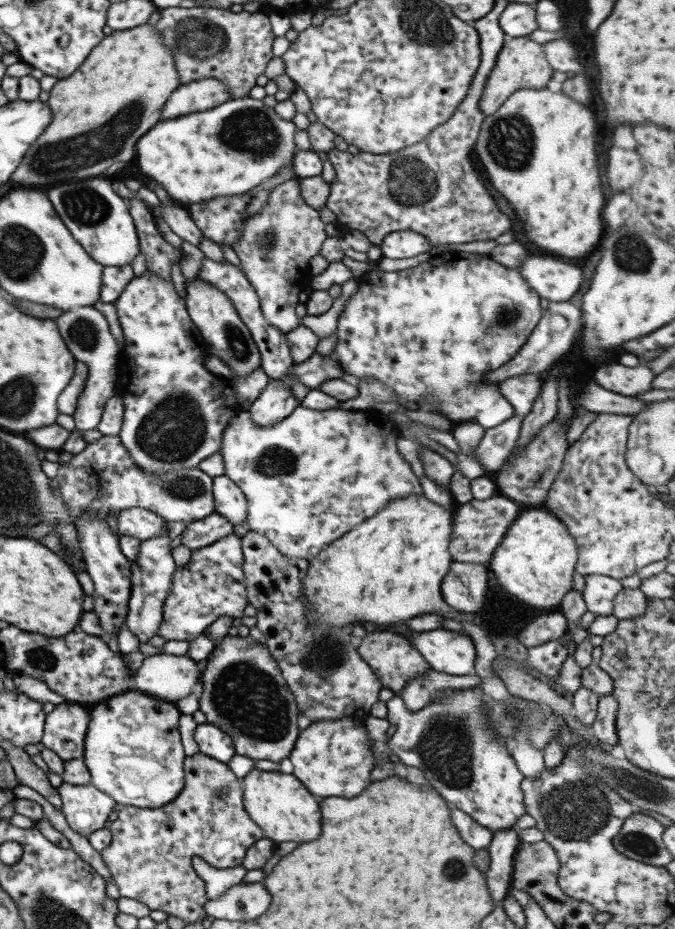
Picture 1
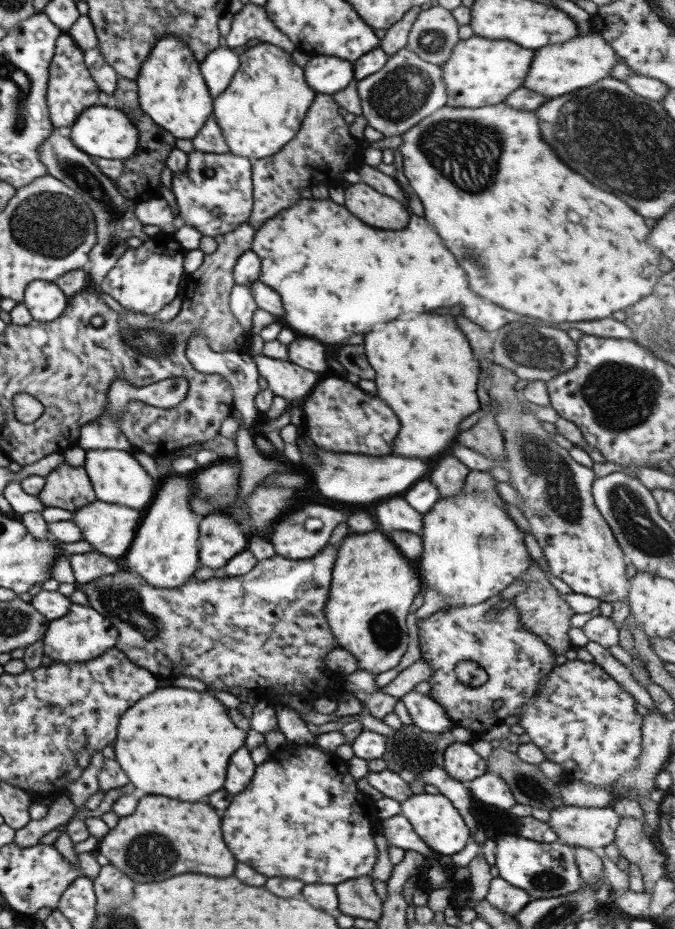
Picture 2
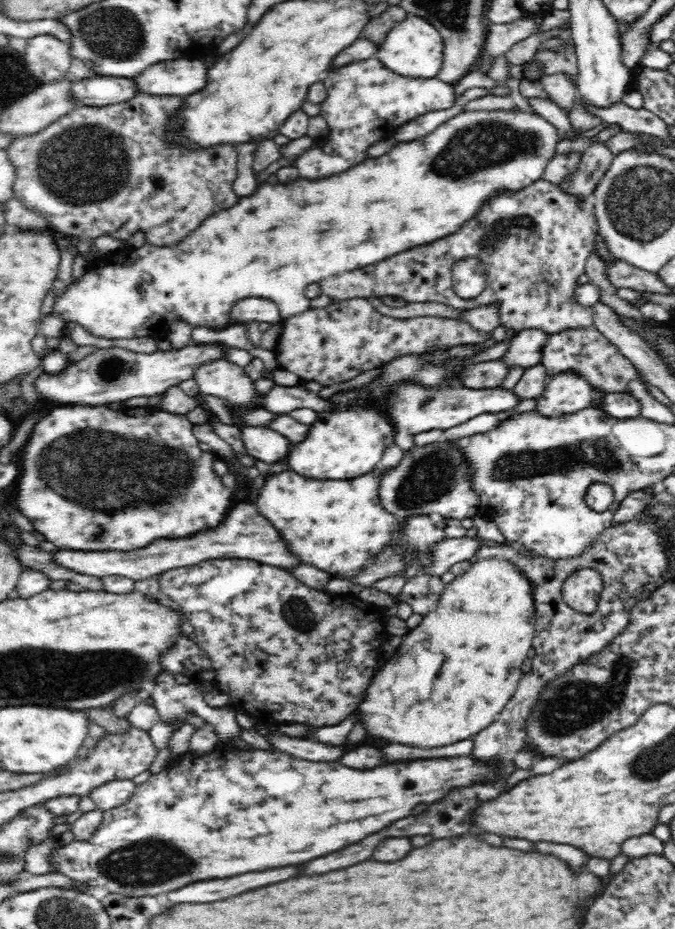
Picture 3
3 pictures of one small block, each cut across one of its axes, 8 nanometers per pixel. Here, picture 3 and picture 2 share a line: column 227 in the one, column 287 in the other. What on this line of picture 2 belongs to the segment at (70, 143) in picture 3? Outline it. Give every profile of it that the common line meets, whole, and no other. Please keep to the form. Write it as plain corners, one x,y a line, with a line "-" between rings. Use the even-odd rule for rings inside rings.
316,93
297,136
280,152
252,161
254,208
248,218
254,230
281,210
294,206
300,199
300,188
328,186
334,188
345,182
344,172
357,171
364,166
363,141
350,134
349,125
338,113
339,105
332,95

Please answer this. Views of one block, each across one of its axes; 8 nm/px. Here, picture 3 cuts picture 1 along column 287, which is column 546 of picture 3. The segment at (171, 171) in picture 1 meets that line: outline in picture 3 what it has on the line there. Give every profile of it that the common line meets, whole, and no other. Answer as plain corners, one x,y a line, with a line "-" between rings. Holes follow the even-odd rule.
480,110
480,112
460,112
458,116
450,118
447,122
440,124
434,132
430,132
428,136
411,142
399,142
394,146
388,154
365,160
362,164
324,178
324,180
306,180
306,184
302,184
302,200
294,200
292,202
292,188
288,186
270,186
266,182
258,184
256,192
252,196
242,196
234,206
226,208
220,212
216,212
212,216
208,216
198,228
194,229
189,236
182,240
179,244
172,247
158,247
150,244
140,246
140,248
126,248
118,252
110,252
102,254
98,259
90,265
86,272
82,274
82,278
72,280
66,291
56,298
51,314
60,315
66,324
70,321
77,322
83,326
92,336
98,338
108,338
108,340
120,340
120,338
144,338
150,336
154,339
168,336
168,326
176,319
184,319
186,323
190,323
192,328
196,326
206,326
206,328
221,330
228,327
234,320
230,316
230,309
237,300
246,297
262,297
263,299
272,300
277,304
282,320
291,317
309,308
309,298
306,296
304,286
319,283
326,277
336,276
338,272
344,270
354,270
354,268
362,268
368,264
374,264
388,258
389,256
410,250
410,248
418,247
424,244
435,242
443,237
449,236
456,232
462,224
466,224
468,220
474,218
477,212
480,212
482,204
486,200
490,200
501,191
516,192
536,183
543,179
544,172
550,159
555,155
557,145
561,142
561,134
550,122
539,117
538,114
530,114
530,112
511,112
511,110

